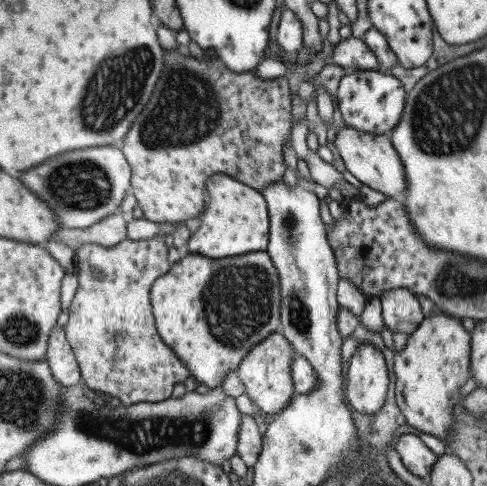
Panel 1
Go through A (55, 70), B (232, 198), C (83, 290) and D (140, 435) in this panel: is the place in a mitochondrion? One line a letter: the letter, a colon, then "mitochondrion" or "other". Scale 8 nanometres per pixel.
A: other
B: other
C: other
D: mitochondrion

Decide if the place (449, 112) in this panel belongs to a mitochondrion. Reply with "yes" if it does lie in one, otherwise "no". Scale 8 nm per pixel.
yes

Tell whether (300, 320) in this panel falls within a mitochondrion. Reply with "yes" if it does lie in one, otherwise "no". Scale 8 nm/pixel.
yes

